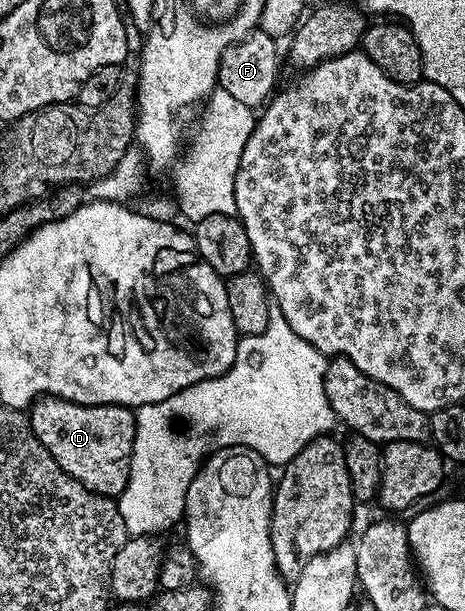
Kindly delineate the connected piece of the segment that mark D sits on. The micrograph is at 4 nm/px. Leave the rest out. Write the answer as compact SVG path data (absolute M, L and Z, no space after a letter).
M45 397L30 408L33 433L66 474L99 495L119 497L130 477L130 461L136 436L133 408L118 405L82 405Z

